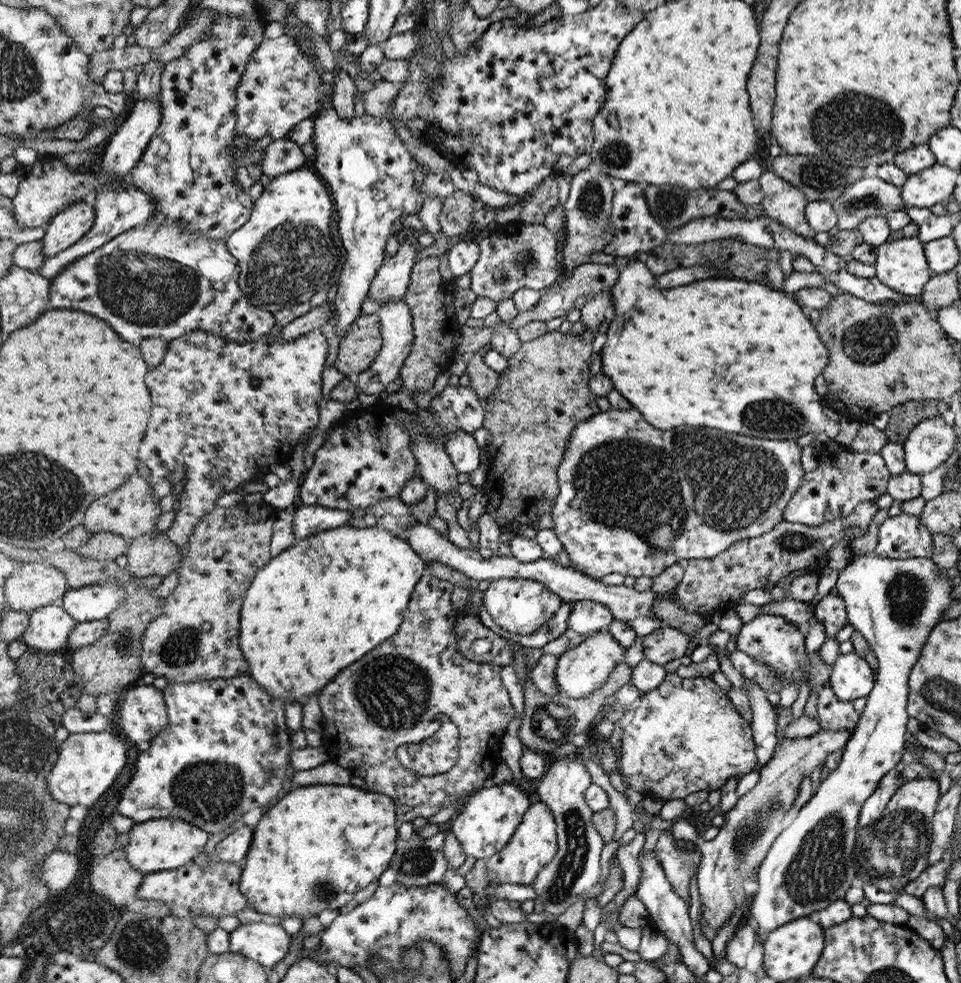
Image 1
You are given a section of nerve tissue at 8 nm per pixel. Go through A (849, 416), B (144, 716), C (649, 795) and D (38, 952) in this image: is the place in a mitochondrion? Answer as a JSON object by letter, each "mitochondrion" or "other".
{"A":"other","B":"other","C":"other","D":"other"}

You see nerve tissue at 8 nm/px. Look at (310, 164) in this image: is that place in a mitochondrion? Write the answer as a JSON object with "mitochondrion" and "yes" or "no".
{"mitochondrion":"no"}

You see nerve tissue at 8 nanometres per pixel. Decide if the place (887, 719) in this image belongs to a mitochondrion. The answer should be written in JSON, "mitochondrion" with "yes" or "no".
{"mitochondrion":"no"}

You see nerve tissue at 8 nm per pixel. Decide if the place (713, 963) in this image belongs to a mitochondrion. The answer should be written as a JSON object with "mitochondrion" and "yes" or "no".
{"mitochondrion":"no"}

